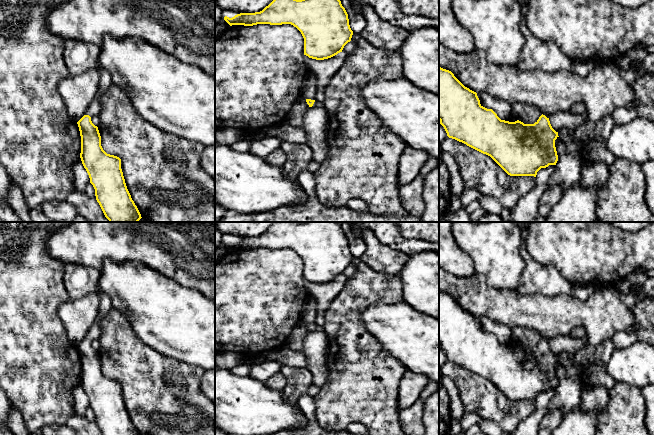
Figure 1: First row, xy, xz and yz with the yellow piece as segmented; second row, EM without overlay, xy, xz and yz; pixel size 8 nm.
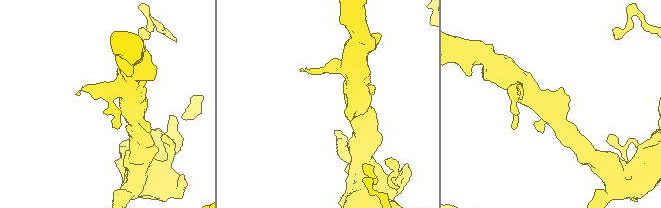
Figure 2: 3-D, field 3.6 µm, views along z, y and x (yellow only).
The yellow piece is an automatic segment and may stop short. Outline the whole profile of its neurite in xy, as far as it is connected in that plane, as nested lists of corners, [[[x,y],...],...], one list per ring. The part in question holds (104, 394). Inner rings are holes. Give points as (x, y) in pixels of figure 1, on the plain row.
[[[96,321],[89,329],[84,340],[77,346],[81,360],[80,382],[89,399],[90,407],[95,413],[96,424],[102,435],[139,435],[127,413],[121,393],[121,383],[107,378],[103,374],[98,351],[91,345],[91,341],[99,338],[100,335],[100,324]]]

